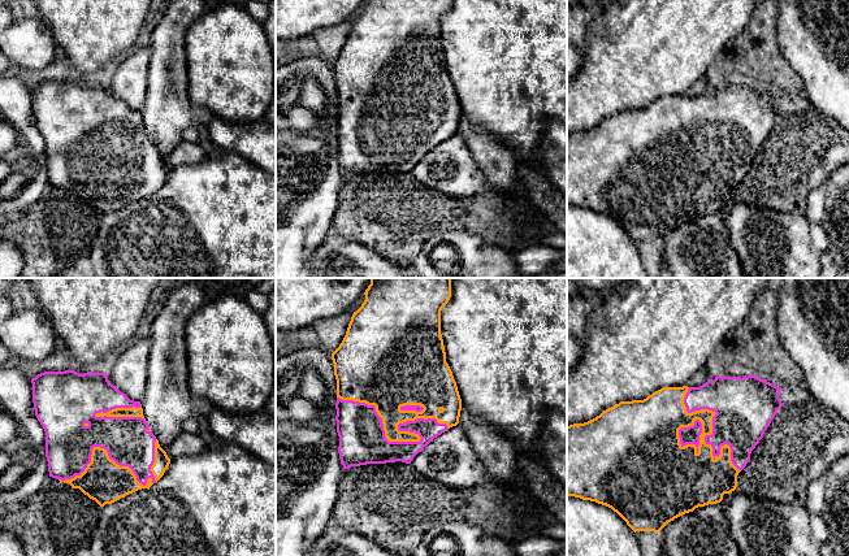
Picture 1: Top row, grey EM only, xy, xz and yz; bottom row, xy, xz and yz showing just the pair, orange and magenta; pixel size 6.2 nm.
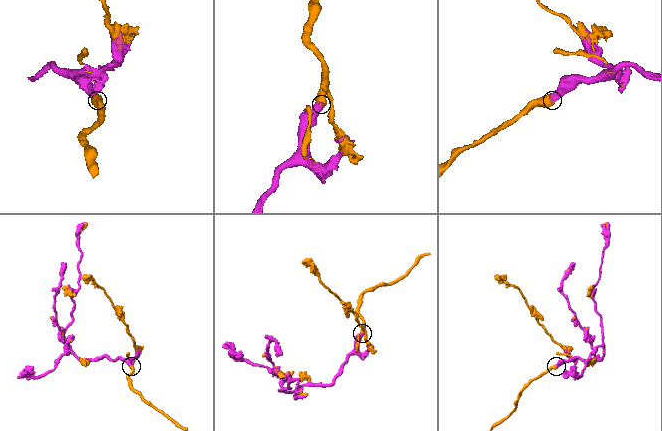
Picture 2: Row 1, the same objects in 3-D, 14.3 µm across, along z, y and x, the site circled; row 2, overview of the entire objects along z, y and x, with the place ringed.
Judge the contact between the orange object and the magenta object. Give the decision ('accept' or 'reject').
accept

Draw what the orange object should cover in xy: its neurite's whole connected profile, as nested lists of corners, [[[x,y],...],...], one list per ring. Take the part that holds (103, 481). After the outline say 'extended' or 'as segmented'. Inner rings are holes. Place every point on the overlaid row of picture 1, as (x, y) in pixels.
[[[44,372],[33,378],[31,383],[35,416],[46,431],[49,477],[79,488],[103,508],[138,490],[150,488],[164,475],[170,459],[152,434],[140,401],[130,400],[117,390],[107,373]]]; extended

